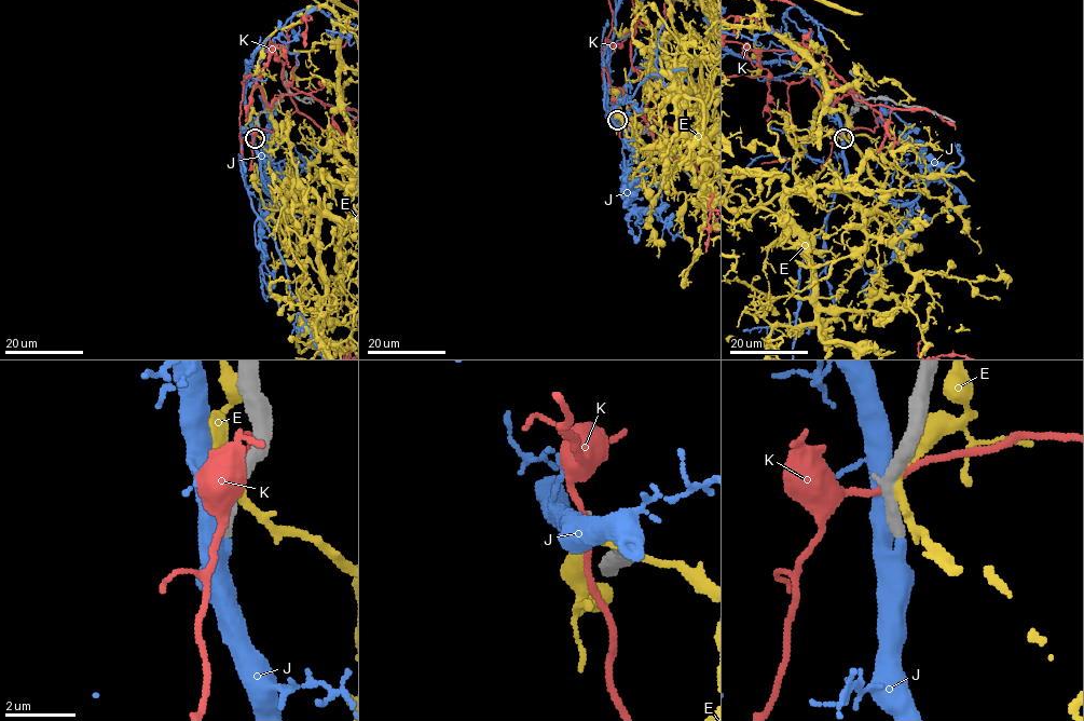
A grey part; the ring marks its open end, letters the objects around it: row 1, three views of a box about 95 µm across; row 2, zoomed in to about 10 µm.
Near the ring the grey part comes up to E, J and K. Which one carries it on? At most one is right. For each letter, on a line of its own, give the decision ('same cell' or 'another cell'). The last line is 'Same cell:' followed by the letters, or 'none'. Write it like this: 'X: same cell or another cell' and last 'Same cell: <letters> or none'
E: another cell
J: same cell
K: another cell
Same cell: J

